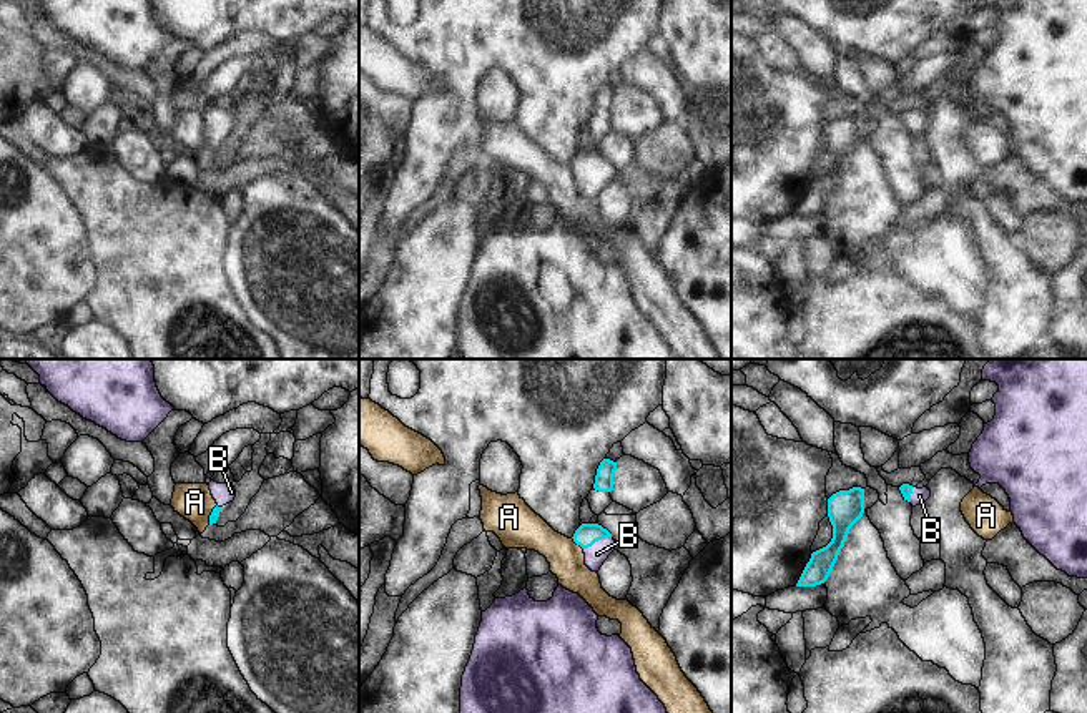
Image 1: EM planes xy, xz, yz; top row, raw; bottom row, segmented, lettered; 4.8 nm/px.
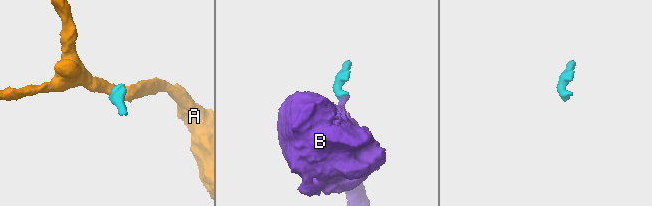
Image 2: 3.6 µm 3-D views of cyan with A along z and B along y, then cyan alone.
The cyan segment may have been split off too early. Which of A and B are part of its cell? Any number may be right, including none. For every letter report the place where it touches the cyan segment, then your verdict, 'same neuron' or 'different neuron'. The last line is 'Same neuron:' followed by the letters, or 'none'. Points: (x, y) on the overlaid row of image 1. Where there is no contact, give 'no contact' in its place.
A: xz (577, 544) | different neuron
B: xz (597, 540) | same neuron
Same neuron: B

